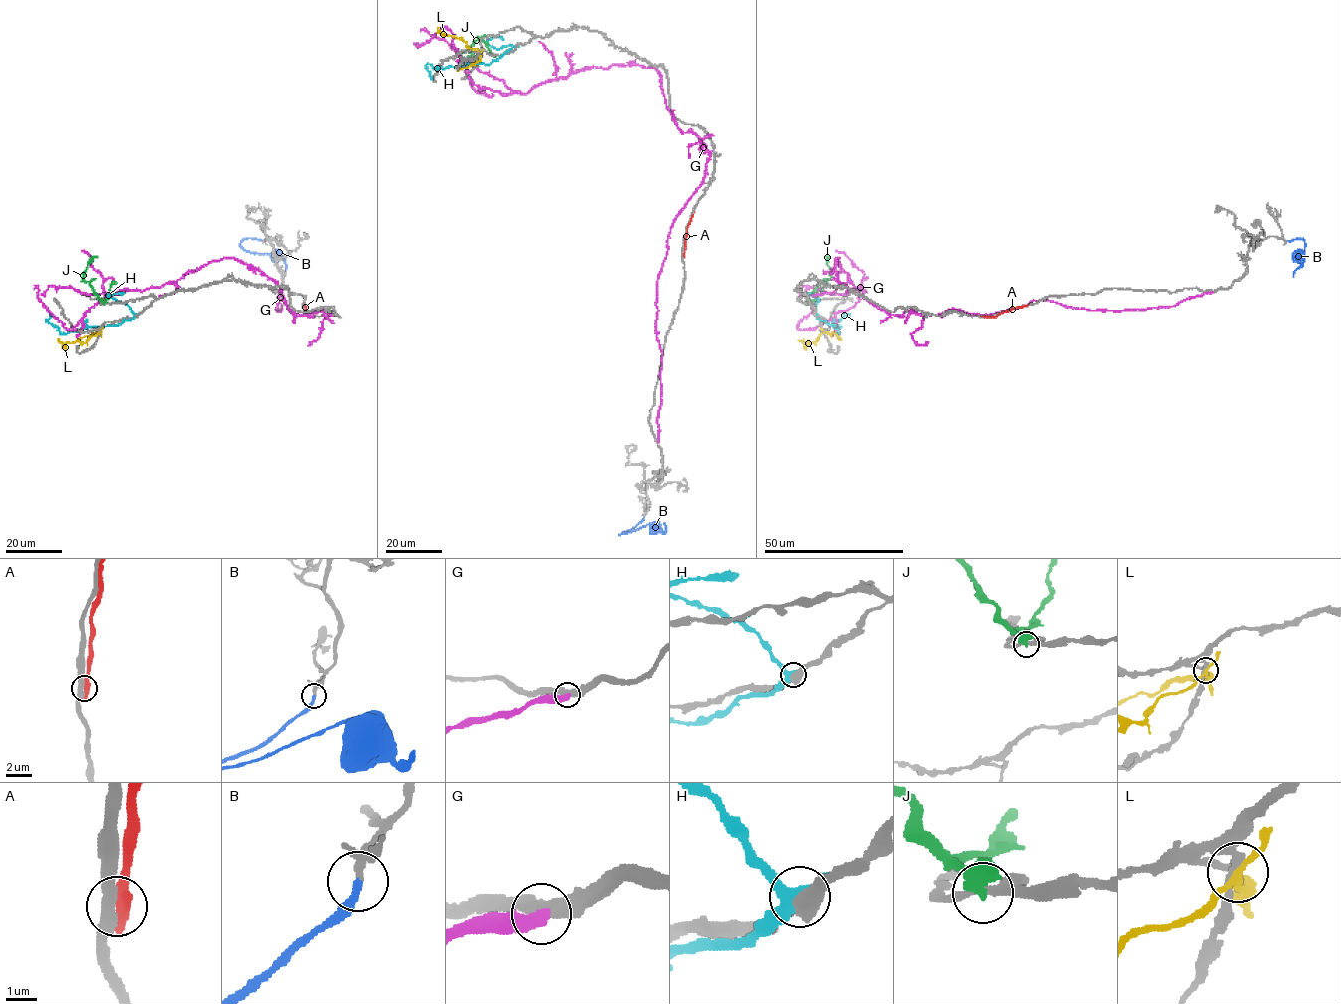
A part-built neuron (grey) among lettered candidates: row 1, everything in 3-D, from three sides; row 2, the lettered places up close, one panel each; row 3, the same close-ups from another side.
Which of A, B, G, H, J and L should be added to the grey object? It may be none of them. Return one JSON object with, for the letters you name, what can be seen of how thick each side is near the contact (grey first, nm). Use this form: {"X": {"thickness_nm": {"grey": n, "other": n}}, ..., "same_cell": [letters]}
{"B": {"thickness_nm": {"grey": 160, "other": 280}}, "same_cell": ["B"]}

